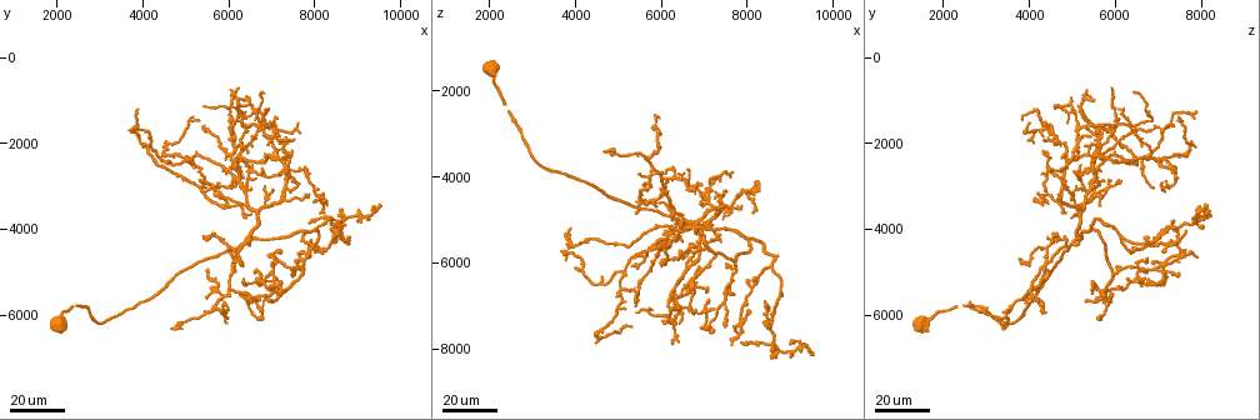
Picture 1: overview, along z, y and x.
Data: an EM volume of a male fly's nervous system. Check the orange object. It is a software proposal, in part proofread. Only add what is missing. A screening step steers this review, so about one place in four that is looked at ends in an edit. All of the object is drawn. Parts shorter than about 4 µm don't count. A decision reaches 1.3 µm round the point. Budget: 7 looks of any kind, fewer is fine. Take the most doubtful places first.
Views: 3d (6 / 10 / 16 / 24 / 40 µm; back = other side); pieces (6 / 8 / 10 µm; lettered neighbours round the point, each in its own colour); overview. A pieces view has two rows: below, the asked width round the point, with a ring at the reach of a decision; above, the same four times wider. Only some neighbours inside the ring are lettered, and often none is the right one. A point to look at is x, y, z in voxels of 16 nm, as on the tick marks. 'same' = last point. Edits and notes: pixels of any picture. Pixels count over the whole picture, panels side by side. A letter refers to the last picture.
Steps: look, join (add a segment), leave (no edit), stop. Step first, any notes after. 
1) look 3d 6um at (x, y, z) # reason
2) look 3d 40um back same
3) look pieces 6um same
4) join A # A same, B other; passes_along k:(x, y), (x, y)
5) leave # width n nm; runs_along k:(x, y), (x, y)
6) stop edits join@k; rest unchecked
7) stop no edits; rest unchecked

look 3d 40um at (8150, 3650, 4800) # an open end

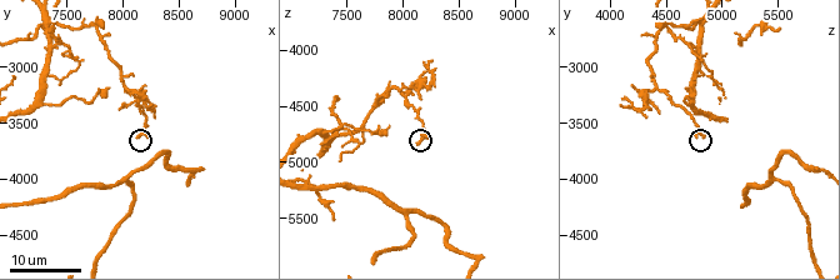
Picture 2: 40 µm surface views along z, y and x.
look pieces 6um at (8120, 3620, 4840)

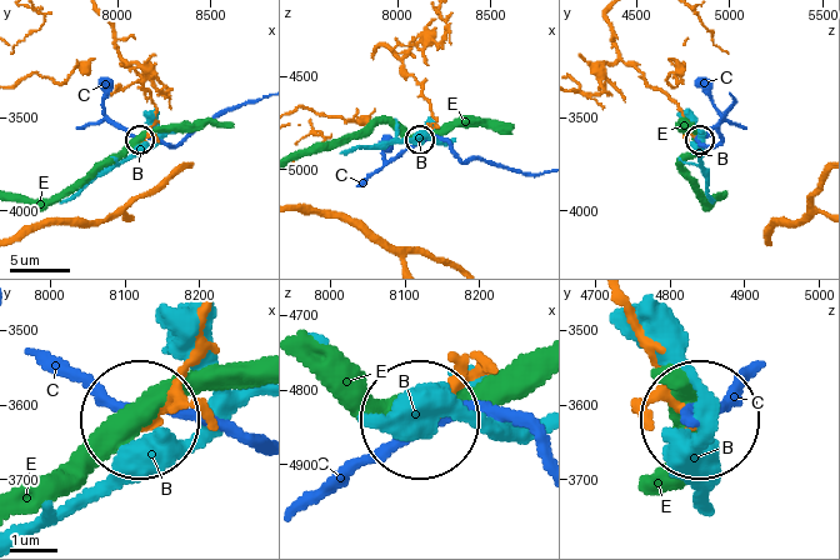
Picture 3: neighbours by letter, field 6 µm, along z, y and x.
leave # B other, C other, E other; runs_along 3:(203, 324), (151, 415); none of them fits

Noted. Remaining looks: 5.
look 3d 24um at (7360, 2680, 5500) # an open end

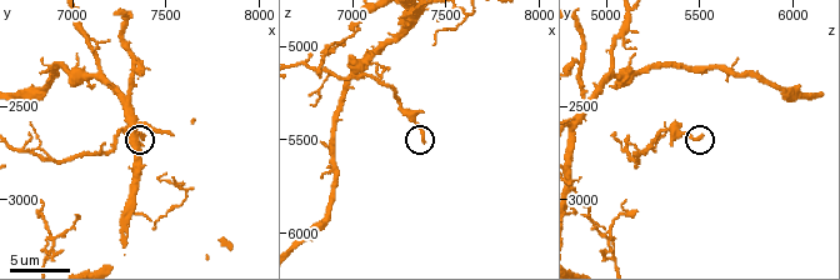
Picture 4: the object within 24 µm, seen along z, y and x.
look pieces 8um at (7380, 2660, 5500)

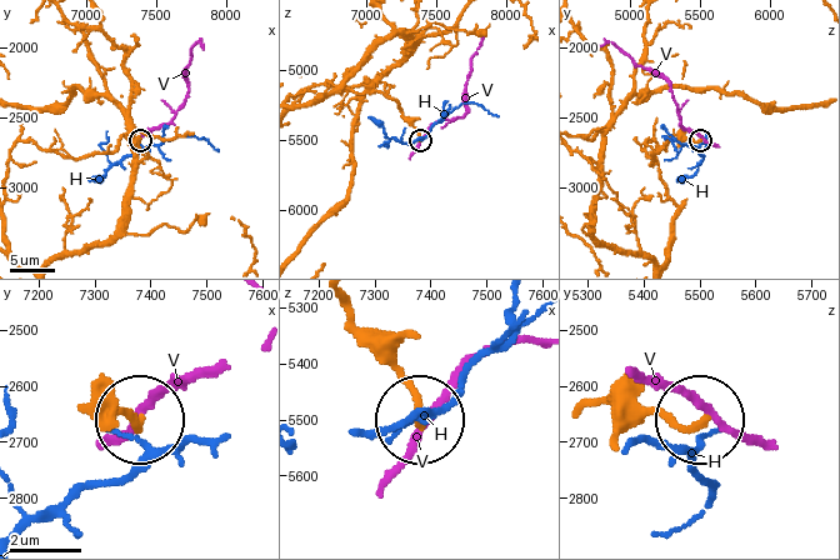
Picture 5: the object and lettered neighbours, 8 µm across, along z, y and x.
leave # H other, V other; none of them fits

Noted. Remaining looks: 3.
look 3d 24um at (7100, 5150, 6650)

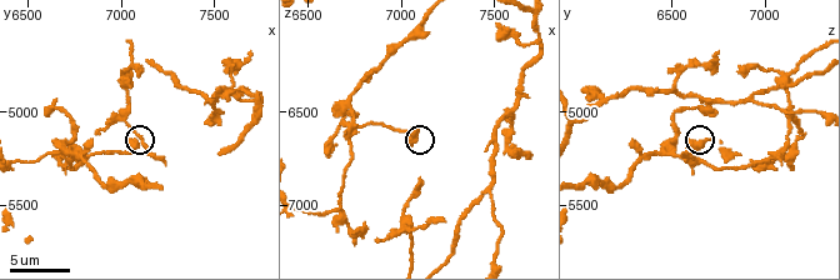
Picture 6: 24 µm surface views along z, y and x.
look pieces 8um at (7060, 5140, 6700)

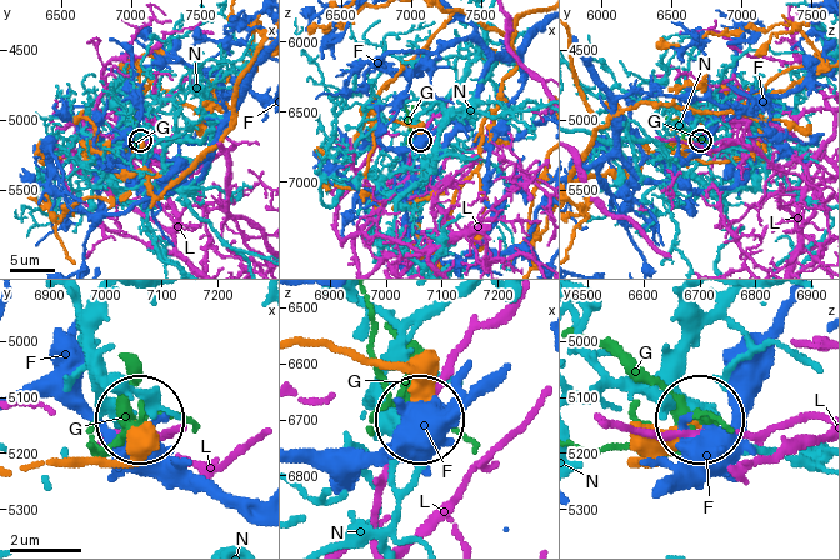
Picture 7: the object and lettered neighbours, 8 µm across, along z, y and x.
leave # F other, G other, L other, N other; none of them fits

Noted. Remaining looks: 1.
stop no edits; rest unchecked

